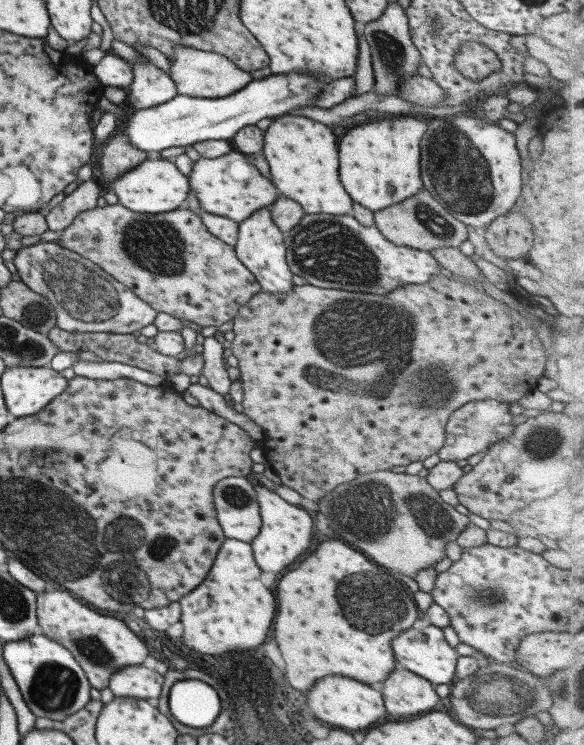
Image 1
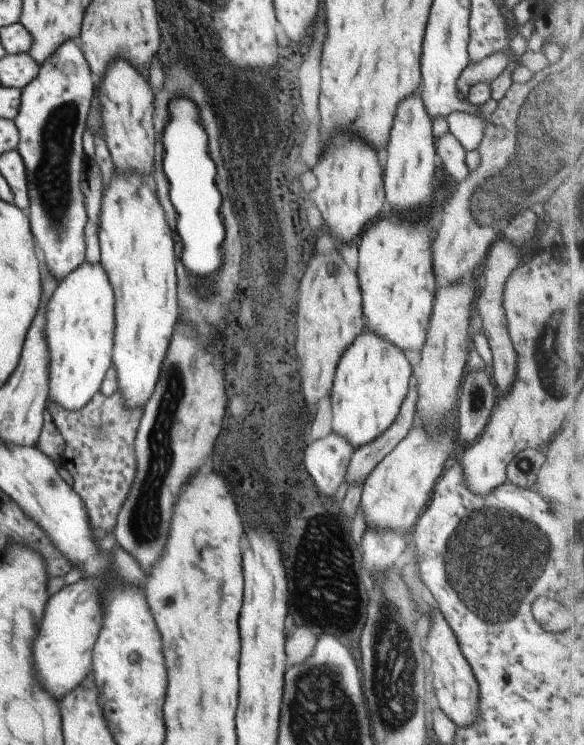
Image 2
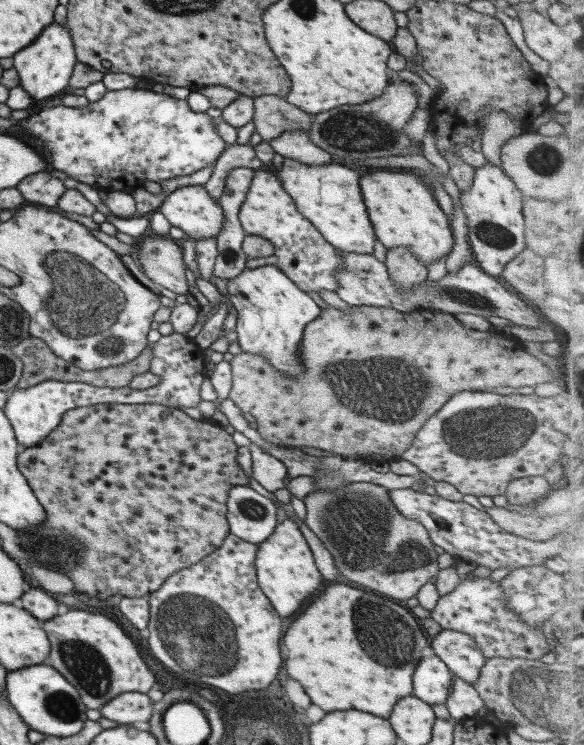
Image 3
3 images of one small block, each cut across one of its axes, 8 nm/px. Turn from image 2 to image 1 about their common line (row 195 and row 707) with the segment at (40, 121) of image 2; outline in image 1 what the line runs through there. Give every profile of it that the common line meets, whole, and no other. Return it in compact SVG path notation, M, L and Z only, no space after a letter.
M43 634L3 643L2 657L27 709L36 718L49 718L49 720L61 722L91 701L90 684L81 666L71 656L71 652L65 650L61 644L49 640Z

